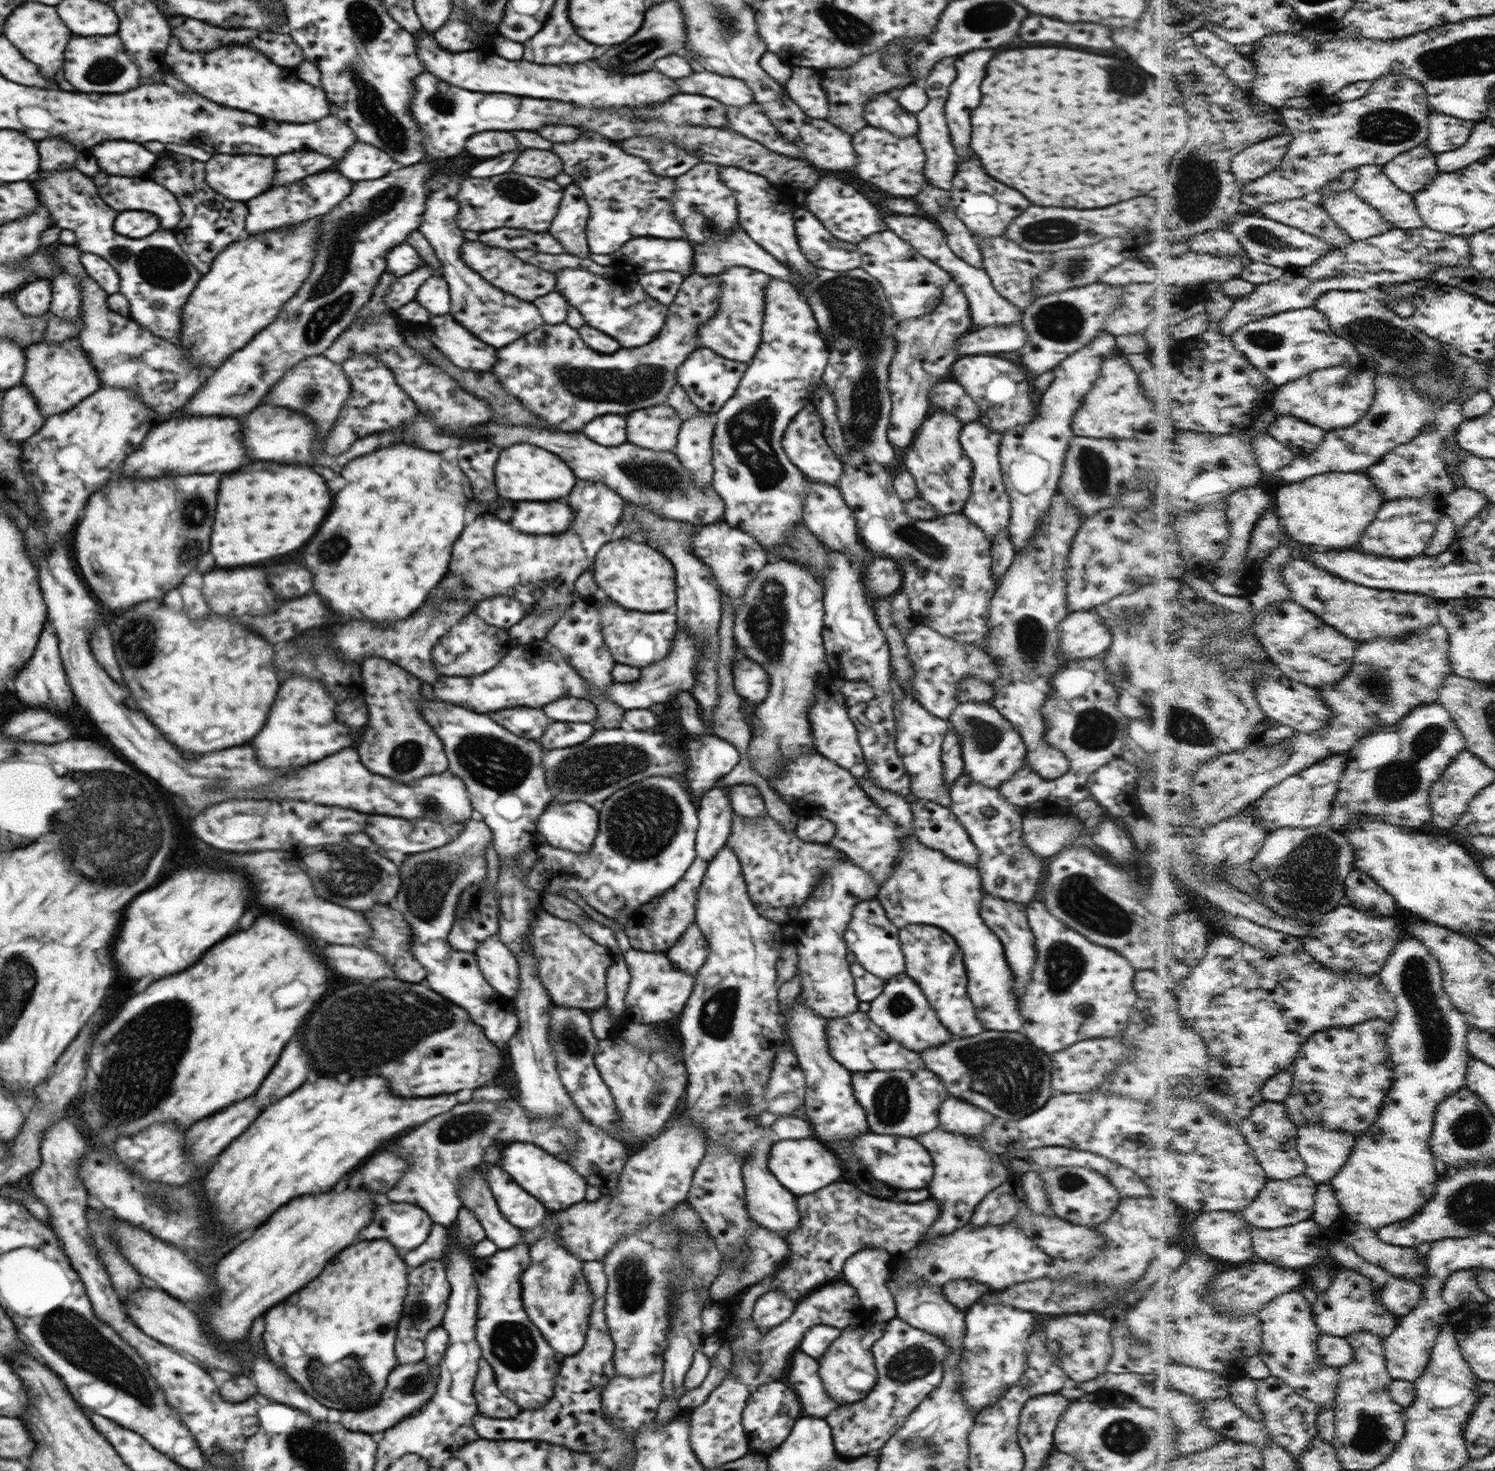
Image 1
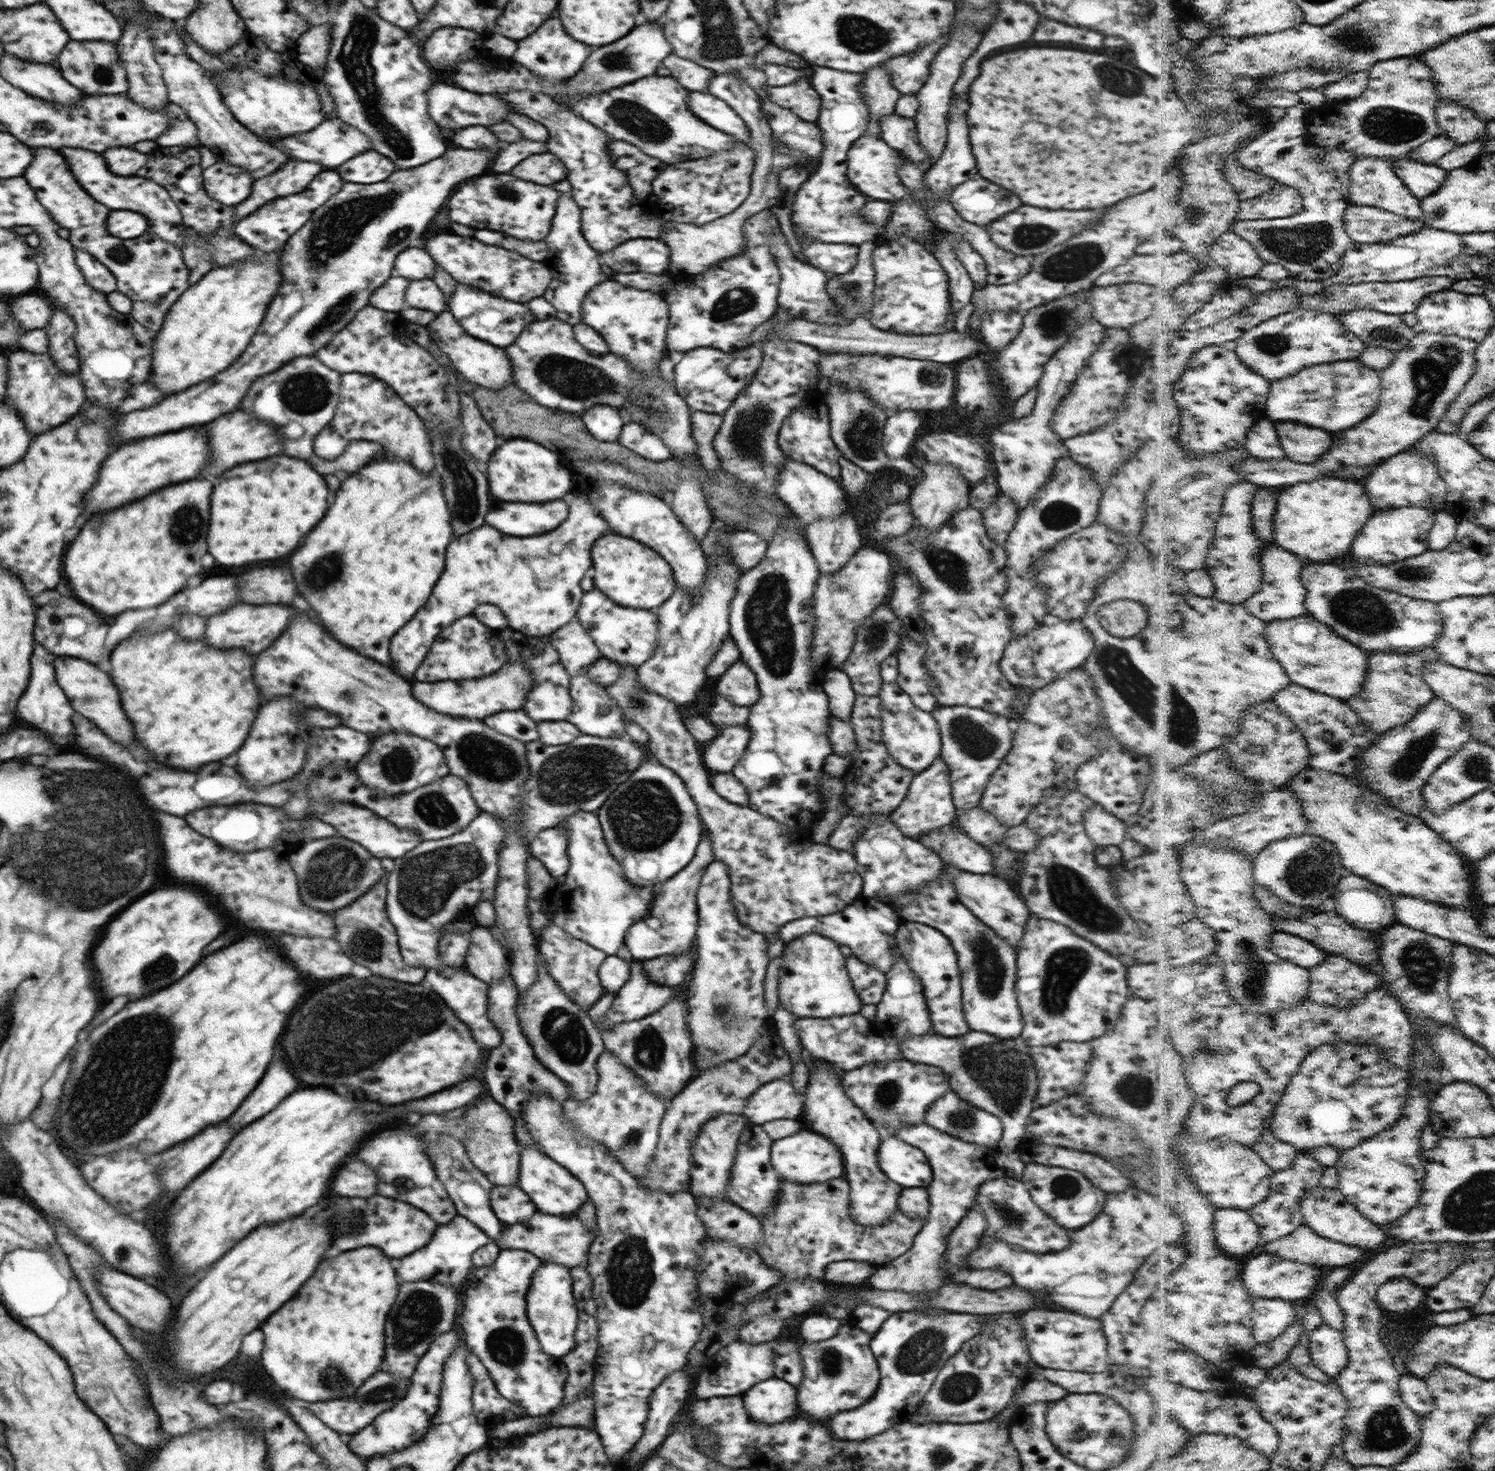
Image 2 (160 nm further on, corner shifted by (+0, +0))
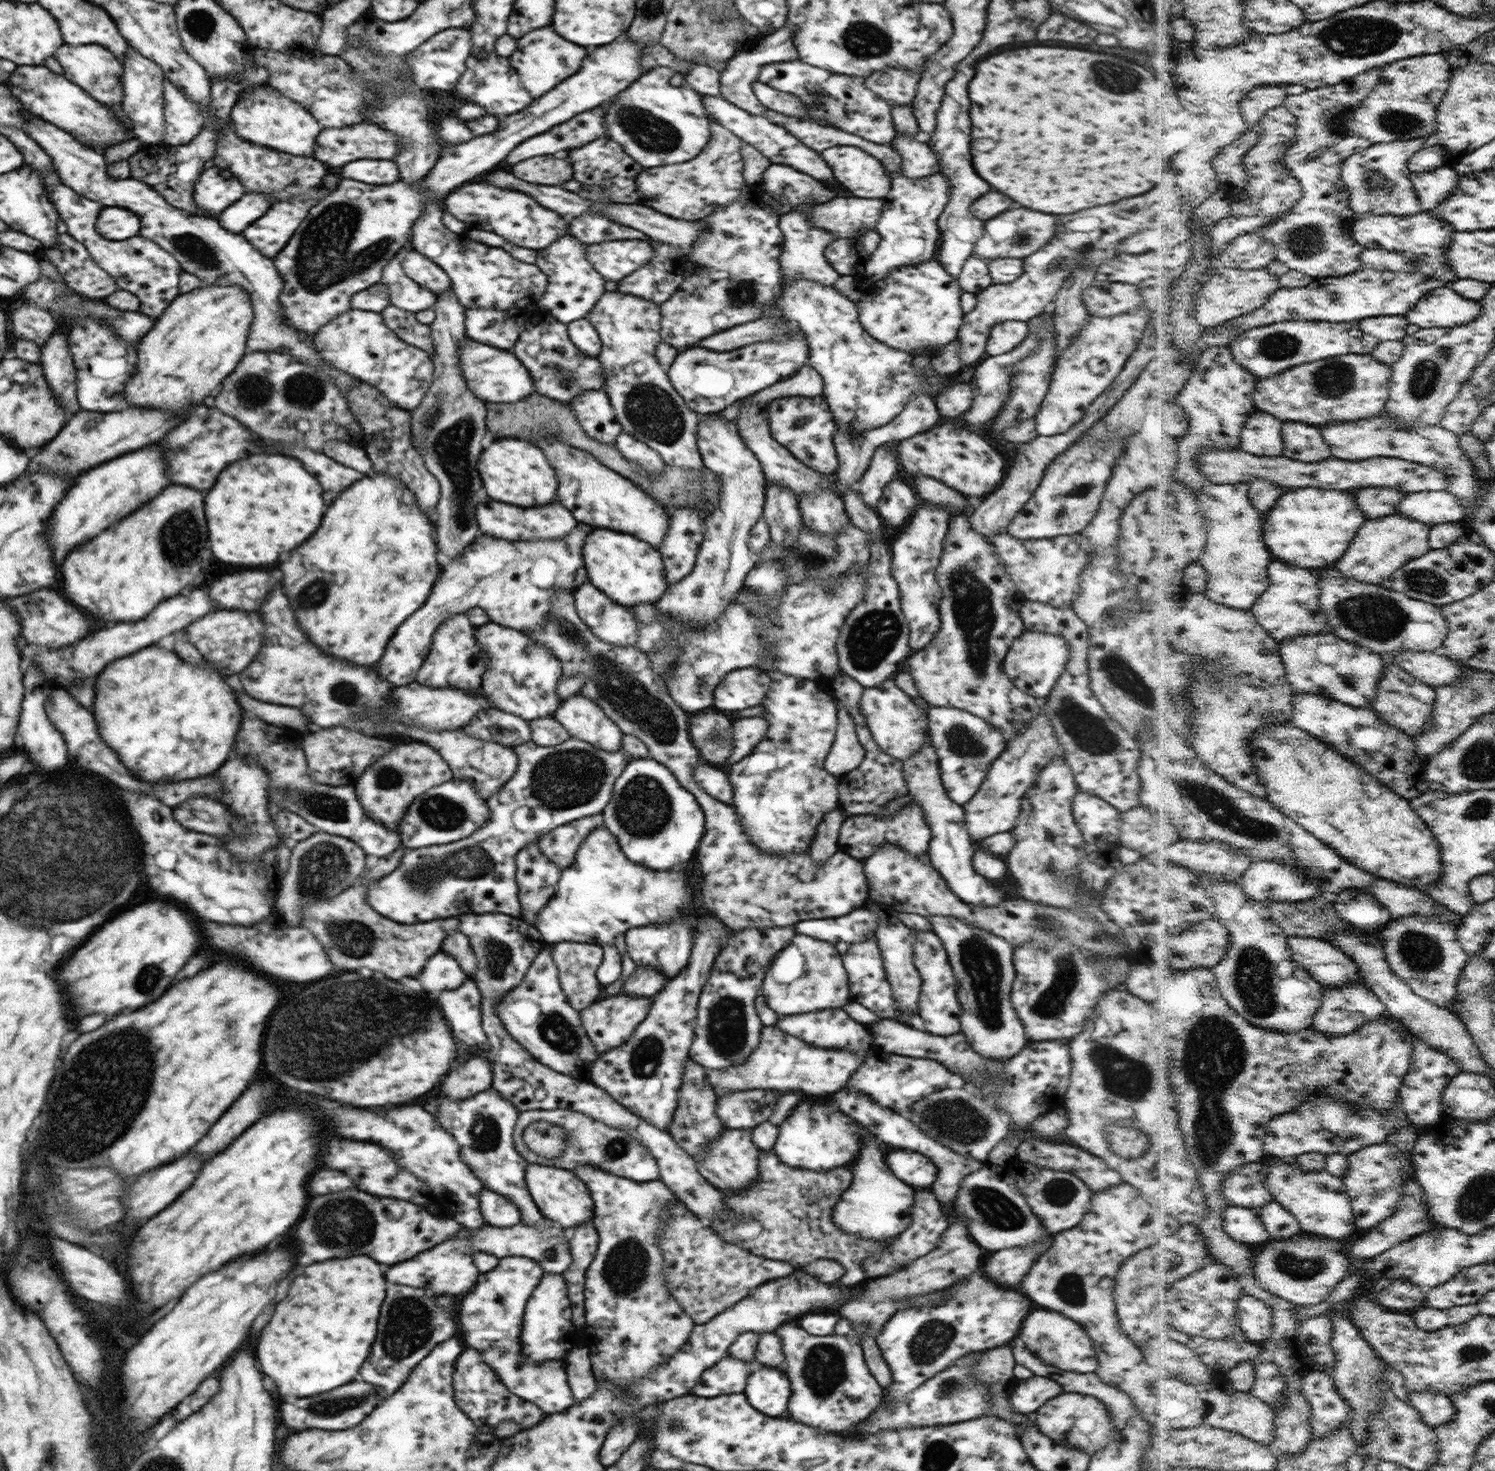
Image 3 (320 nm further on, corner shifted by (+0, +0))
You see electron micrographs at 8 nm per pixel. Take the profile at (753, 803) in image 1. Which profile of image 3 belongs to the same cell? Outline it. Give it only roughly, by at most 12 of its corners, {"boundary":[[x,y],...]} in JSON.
{"boundary":[[700,762],[693,779],[712,798],[728,804],[733,788],[724,767]]}

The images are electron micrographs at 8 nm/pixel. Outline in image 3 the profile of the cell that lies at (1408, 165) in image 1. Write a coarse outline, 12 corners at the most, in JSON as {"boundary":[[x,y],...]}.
{"boundary":[[1449,164],[1413,172],[1426,211],[1440,208],[1460,187]]}

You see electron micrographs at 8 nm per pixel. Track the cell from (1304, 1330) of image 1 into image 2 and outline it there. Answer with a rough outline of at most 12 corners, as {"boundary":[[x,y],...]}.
{"boundary":[[1255,1297],[1260,1343],[1283,1336],[1297,1319],[1296,1301]]}

